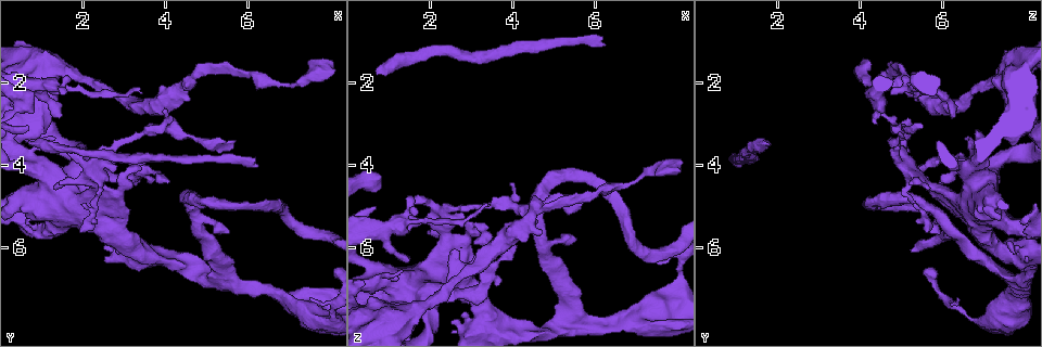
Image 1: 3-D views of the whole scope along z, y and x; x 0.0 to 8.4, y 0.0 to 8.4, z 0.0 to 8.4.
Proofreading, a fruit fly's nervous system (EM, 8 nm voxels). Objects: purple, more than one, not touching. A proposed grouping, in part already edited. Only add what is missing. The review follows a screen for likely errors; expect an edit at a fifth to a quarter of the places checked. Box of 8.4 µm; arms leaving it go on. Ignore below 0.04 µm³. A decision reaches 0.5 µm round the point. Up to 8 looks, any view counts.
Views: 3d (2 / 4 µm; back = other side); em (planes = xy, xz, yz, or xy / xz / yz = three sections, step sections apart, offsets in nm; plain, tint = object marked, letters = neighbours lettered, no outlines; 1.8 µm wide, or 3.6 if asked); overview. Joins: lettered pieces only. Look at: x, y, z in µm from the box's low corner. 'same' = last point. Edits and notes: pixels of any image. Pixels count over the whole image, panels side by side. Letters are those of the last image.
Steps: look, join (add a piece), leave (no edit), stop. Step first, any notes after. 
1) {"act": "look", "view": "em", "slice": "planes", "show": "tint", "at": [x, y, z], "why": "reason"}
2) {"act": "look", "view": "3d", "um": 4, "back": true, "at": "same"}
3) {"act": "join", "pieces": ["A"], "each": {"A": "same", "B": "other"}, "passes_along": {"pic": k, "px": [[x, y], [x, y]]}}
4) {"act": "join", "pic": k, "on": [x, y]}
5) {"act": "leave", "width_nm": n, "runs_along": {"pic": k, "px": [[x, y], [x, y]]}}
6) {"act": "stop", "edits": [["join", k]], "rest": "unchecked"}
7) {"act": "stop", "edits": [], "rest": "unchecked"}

{"act": "look", "view": "em", "slice": "planes", "show": "letters", "at": [6.20, 4.00, 1.10], "why": "free end"}

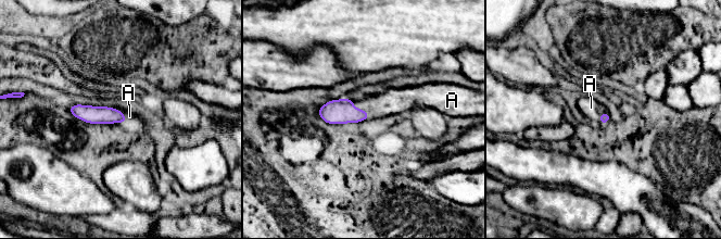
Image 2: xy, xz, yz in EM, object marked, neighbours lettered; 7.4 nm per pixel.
{"act": "join", "pieces": ["A"], "longest_contact_nm": ["A", 180], "each": {"A": "same"}, "found": "it goes on there"}

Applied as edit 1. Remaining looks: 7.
{"act": "look", "view": "overview"}

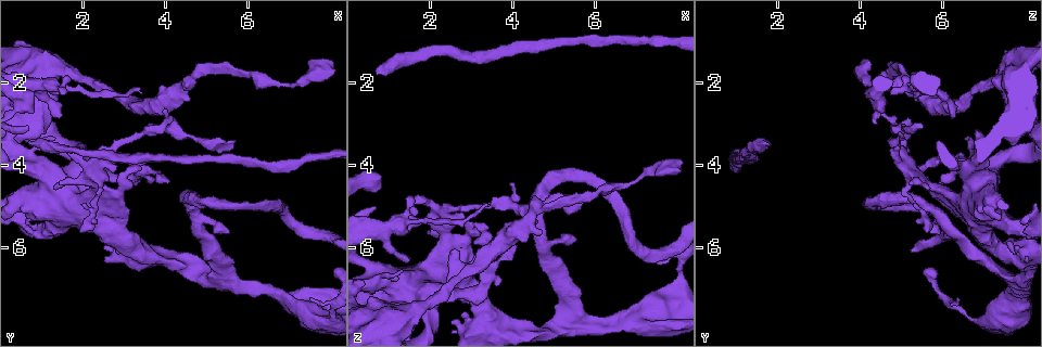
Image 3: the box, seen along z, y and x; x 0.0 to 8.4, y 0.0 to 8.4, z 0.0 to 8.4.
{"act": "look", "view": "em", "slice": "yz", "step": 8, "show": "tint", "at": [2.30, 3.80, 5.15]}

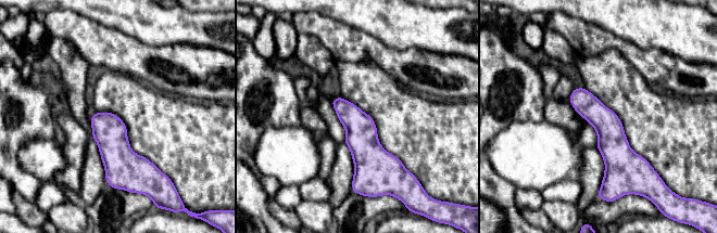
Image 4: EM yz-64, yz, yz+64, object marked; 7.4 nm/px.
{"act": "look", "view": "em", "slice": "planes", "show": "tint", "at": "same", "why": "another direction"}

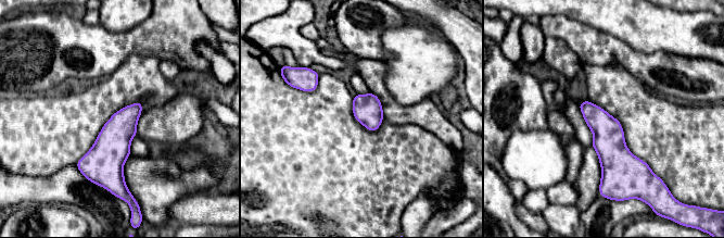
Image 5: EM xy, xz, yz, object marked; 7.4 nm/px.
{"act": "look", "view": "em", "slice": "planes", "show": "letters", "at": "same", "why": "what lies round it"}

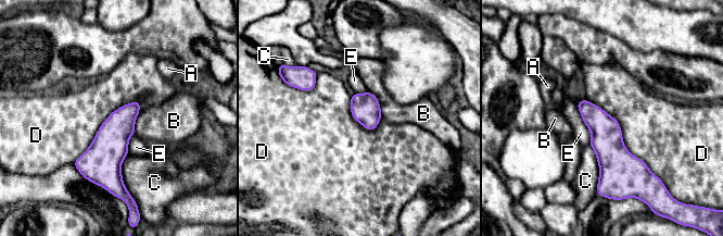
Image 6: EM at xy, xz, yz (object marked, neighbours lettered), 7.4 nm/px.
{"act": "leave", "width_nm": 220, "each": {"A": "other", "B": "other", "C": "other", "D": "other", "E": "other"}, "found": "no lettered piece goes on from it"}

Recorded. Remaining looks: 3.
{"act": "look", "view": "3d", "um": 4, "at": [4.10, 4.45, 5.90], "why": "free end"}

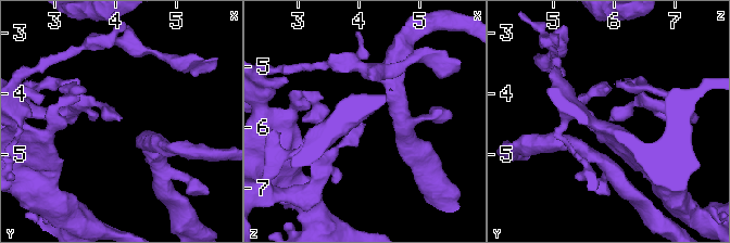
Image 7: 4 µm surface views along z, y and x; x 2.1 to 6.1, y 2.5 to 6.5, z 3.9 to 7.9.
{"act": "look", "view": "em", "slice": "xy", "step": 16, "show": "tint", "at": [4.05, 4.45, 5.95]}

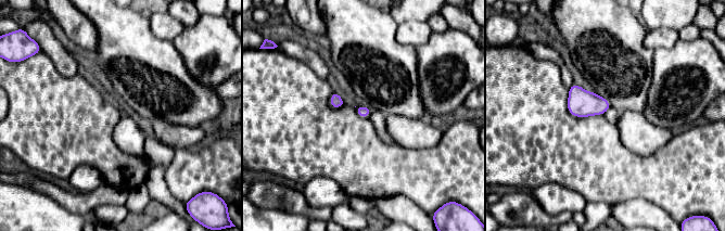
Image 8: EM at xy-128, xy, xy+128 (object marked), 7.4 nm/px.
{"act": "look", "view": "em", "slice": "yz", "step": 4, "show": "letters", "at": "same"}

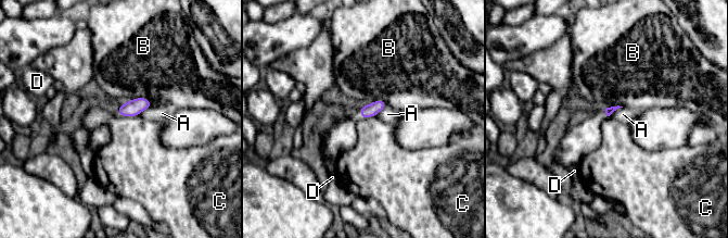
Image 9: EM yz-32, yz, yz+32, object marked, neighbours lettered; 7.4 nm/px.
{"act": "leave", "each": {"A": "other", "B": "other", "C": "other", "D": "other"}, "border": {"pic": 9, "px": [[138, 114], [119, 116]]}, "found": "no lettered piece goes on from it"}

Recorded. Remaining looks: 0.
{"act": "stop", "edits": [["join", 2]], "rest": "unchecked"}

